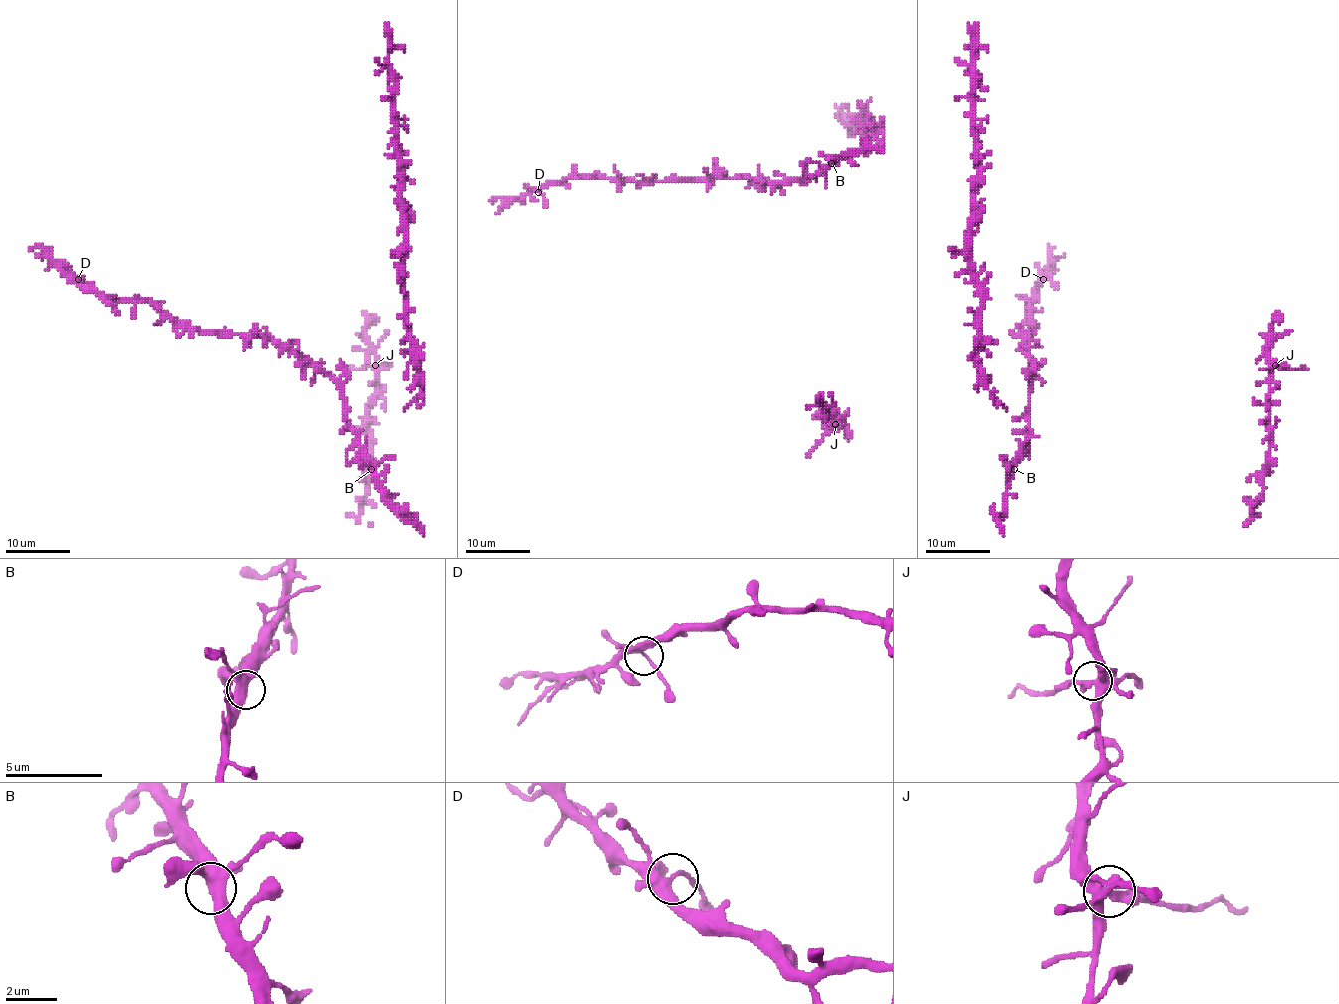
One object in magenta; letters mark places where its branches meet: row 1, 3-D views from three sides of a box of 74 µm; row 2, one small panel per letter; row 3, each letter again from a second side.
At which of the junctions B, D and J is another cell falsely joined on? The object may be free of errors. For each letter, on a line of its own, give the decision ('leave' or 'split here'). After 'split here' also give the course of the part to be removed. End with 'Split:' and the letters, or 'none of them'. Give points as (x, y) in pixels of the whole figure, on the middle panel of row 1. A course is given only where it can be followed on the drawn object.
B: leave
D: leave
J: split here; course (835, 424), (806, 458)
Split: J

